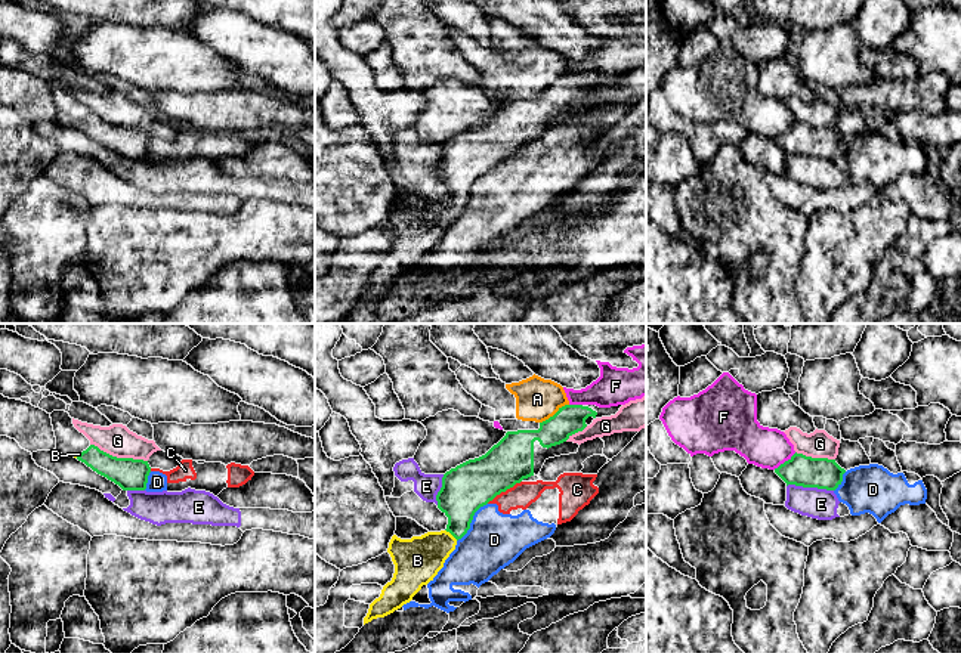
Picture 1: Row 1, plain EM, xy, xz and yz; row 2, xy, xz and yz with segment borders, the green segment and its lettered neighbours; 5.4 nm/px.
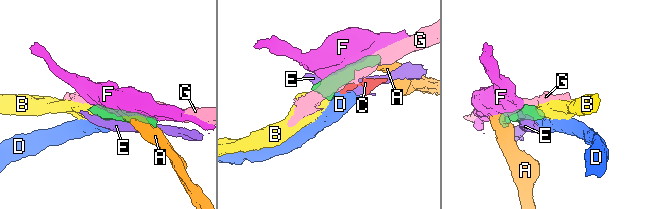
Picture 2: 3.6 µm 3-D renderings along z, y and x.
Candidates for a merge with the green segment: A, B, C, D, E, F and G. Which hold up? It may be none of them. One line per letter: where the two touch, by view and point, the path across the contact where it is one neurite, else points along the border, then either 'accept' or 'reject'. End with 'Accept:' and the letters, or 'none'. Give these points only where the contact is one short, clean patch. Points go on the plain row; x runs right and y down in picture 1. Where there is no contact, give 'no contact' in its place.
A: xz (555, 83) | along xz (568, 73), (540, 92) | reject
B: xz (451, 203) | across xz (464, 160), (451, 203), (417, 229) | accept
C: xz (503, 160) | along xz (521, 149), (487, 172) | reject
D: xz (470, 191) | along xz (487, 172), (475, 182), (470, 197), (457, 210) | reject
E: yz (810, 155) | reject
F: yz (785, 130) | reject
G: xy (119, 127) | reject
Accept: B

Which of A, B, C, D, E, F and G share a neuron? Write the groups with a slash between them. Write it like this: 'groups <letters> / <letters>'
groups A / B / C D / E / F / G

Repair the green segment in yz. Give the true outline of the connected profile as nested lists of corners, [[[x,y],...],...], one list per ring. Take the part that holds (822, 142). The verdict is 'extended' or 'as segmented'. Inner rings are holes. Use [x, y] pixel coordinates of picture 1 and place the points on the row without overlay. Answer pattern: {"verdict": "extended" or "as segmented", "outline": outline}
{"verdict": "as segmented", "outline": [[[794,123],[788,130],[775,137],[775,142],[788,154],[835,160],[846,142],[835,129],[812,127]]]}

